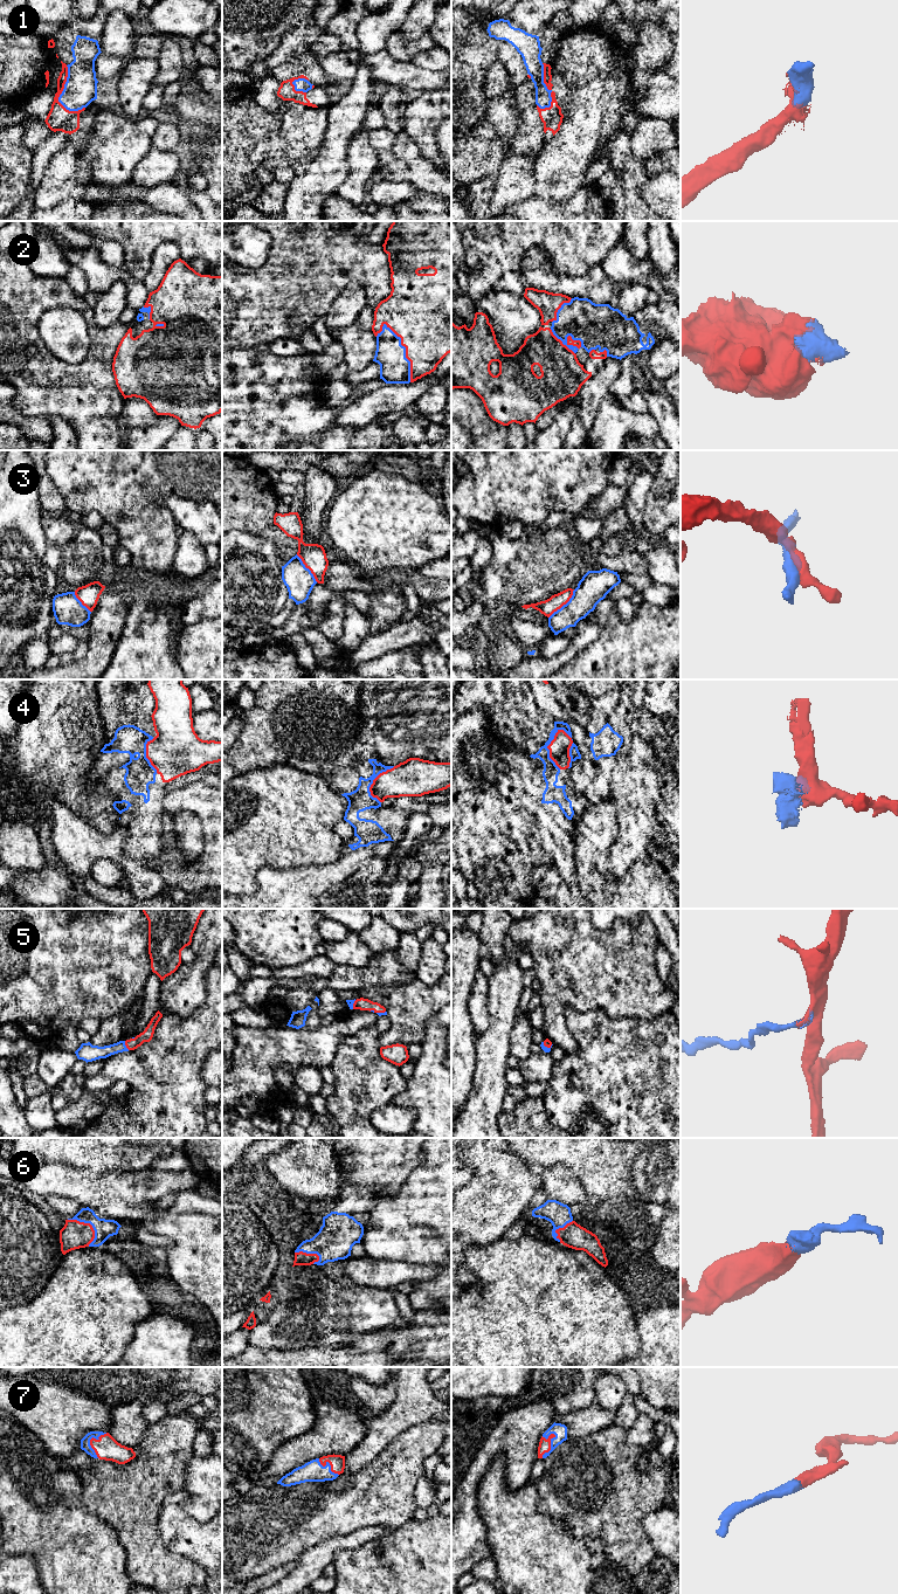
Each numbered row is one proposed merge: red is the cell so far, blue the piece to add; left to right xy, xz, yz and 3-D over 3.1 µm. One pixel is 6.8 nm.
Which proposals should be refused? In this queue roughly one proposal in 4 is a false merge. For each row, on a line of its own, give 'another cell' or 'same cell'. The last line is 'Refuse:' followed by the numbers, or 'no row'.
1: same cell
2: same cell
3: another cell
4: another cell
5: same cell
6: same cell
7: same cell
Refuse: 3, 4

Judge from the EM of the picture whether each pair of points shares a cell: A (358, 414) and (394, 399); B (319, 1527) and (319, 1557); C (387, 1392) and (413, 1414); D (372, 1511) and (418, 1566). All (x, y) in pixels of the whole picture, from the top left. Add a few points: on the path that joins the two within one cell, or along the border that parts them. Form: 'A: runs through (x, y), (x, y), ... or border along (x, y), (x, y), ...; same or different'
A: runs through (367, 408), (385, 400); same
B: border along (345, 1533), (327, 1538), (308, 1548), (298, 1558); different
C: border along (395, 1379), (393, 1402), (385, 1410), (372, 1414); different
D: border along (412, 1518), (384, 1536); different

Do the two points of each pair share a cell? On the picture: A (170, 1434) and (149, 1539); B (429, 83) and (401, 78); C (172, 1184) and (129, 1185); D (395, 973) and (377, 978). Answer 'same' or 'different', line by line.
A: same
B: same
C: same
D: same

